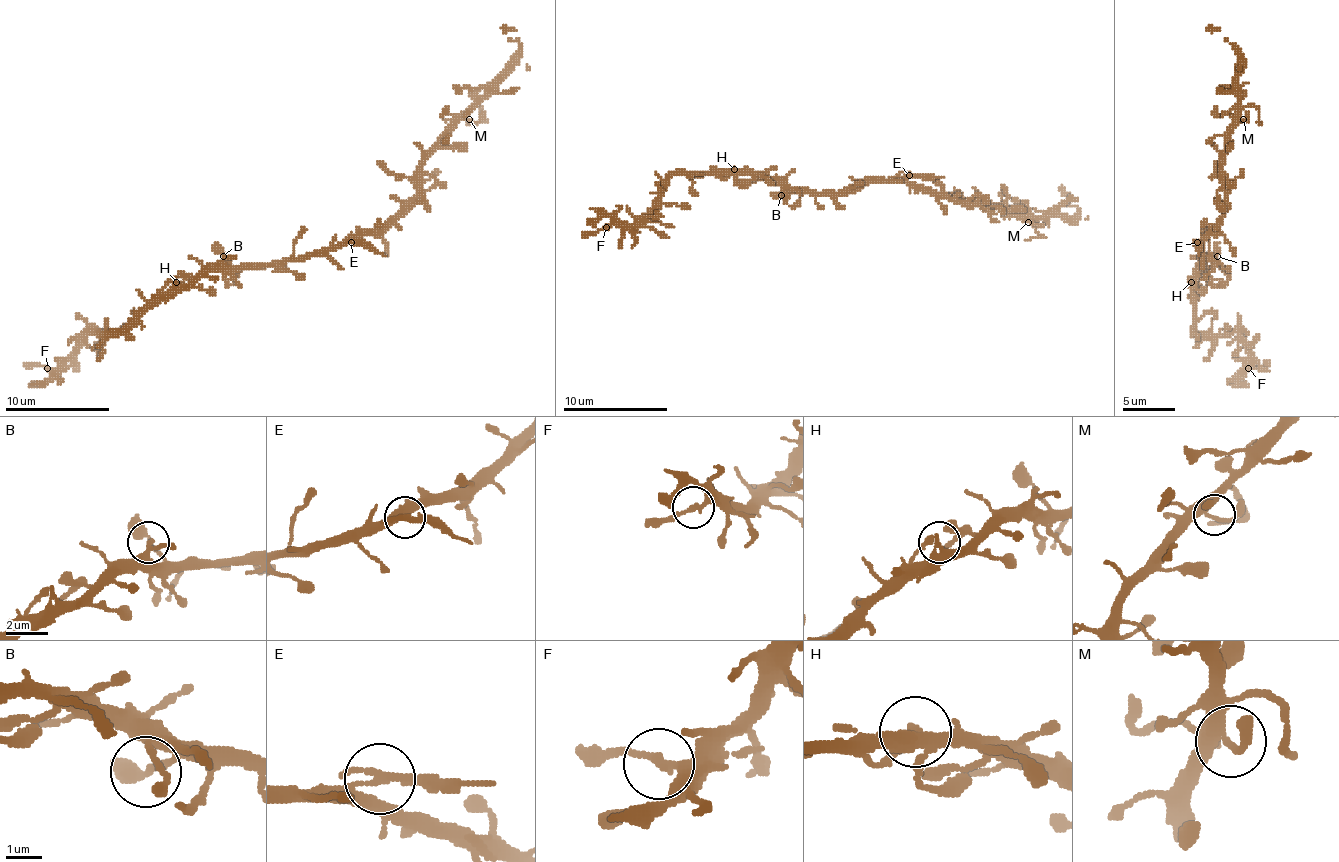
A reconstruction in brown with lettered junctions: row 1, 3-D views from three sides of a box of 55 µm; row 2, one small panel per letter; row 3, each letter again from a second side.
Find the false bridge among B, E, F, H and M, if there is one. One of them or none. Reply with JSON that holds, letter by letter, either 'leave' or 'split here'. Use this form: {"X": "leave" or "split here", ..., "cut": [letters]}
{"B": "leave", "E": "split here", "F": "leave", "H": "leave", "M": "leave", "cut": ["E"]}

